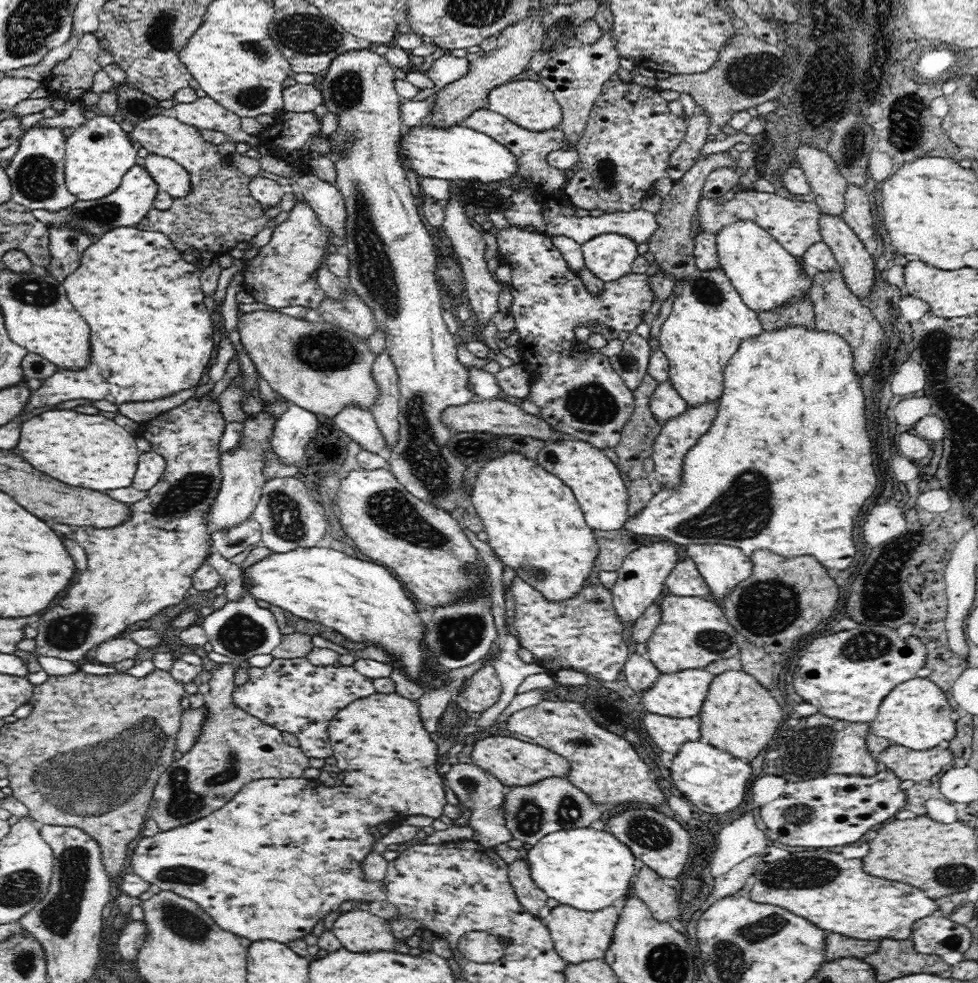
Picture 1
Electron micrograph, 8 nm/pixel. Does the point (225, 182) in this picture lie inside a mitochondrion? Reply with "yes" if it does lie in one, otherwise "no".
no

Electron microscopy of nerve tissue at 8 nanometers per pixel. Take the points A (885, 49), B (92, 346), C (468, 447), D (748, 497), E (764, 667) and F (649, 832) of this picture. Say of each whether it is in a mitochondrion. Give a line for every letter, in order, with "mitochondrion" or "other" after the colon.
A: other
B: other
C: mitochondrion
D: mitochondrion
E: other
F: mitochondrion

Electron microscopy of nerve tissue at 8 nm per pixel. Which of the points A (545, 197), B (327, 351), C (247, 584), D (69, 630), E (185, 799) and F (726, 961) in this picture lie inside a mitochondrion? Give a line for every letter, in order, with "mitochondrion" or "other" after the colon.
A: other
B: mitochondrion
C: other
D: mitochondrion
E: mitochondrion
F: mitochondrion

